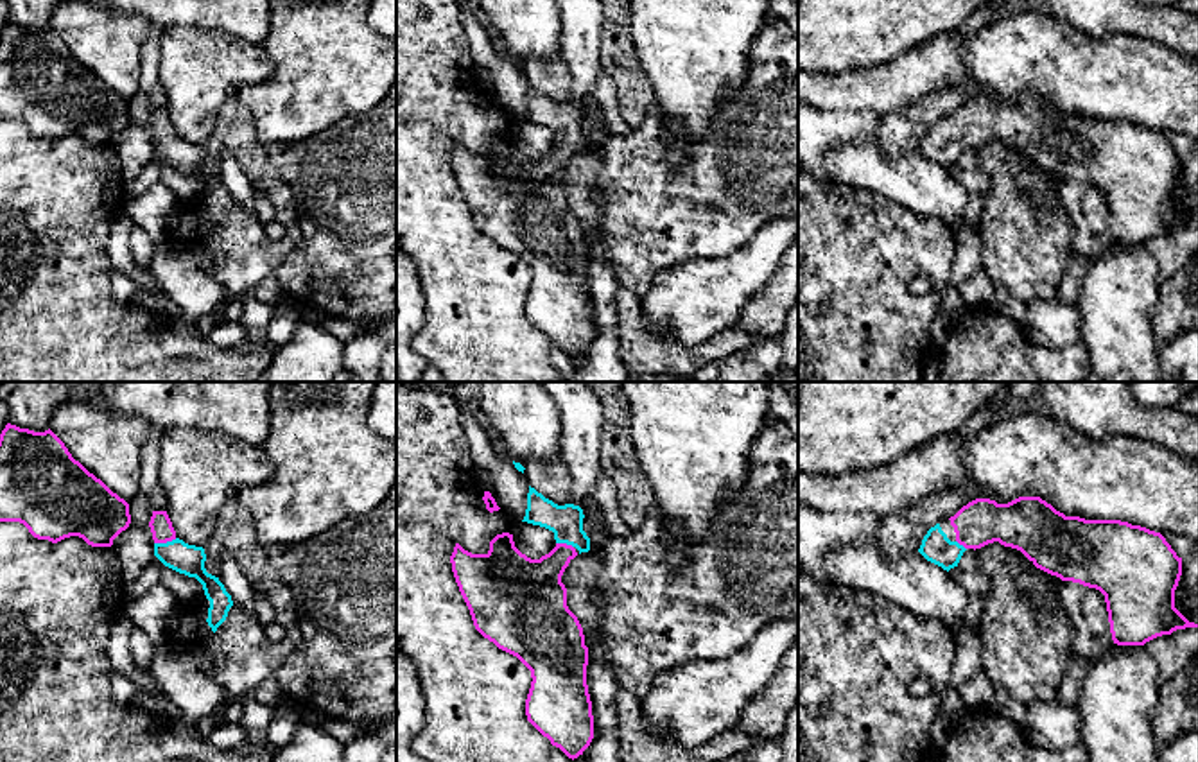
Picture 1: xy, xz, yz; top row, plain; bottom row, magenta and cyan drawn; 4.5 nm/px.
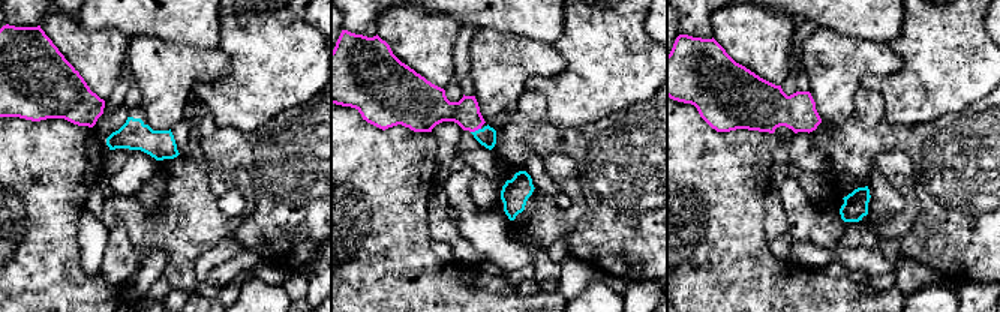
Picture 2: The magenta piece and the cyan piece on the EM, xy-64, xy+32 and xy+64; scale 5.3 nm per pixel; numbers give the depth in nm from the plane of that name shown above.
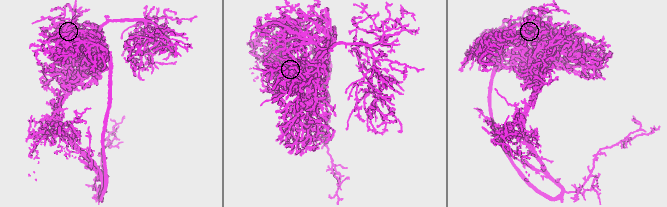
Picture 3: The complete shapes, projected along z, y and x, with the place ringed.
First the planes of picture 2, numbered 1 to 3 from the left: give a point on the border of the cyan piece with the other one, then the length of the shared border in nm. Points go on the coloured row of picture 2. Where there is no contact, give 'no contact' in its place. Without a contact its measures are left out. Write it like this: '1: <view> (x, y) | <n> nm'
1: no contact
2: xy+32 (476, 129) | 60 nm
3: no contact

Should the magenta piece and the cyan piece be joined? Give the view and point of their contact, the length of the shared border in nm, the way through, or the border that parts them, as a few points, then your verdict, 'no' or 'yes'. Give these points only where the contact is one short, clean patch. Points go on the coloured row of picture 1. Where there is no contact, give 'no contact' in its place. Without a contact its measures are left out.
meets magenta in xy at (165, 542); contact 110 nm long; runs through xy (160, 524), (165, 542), (176, 554); yes

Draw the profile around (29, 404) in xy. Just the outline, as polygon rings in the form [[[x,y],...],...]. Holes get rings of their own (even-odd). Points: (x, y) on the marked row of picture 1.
[[[0,382],[7,423],[34,432],[50,429],[56,407],[68,400],[72,382]]]

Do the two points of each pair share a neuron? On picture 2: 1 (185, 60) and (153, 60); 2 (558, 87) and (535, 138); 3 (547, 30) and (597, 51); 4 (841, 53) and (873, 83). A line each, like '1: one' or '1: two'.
1: one
2: two
3: two
4: two

